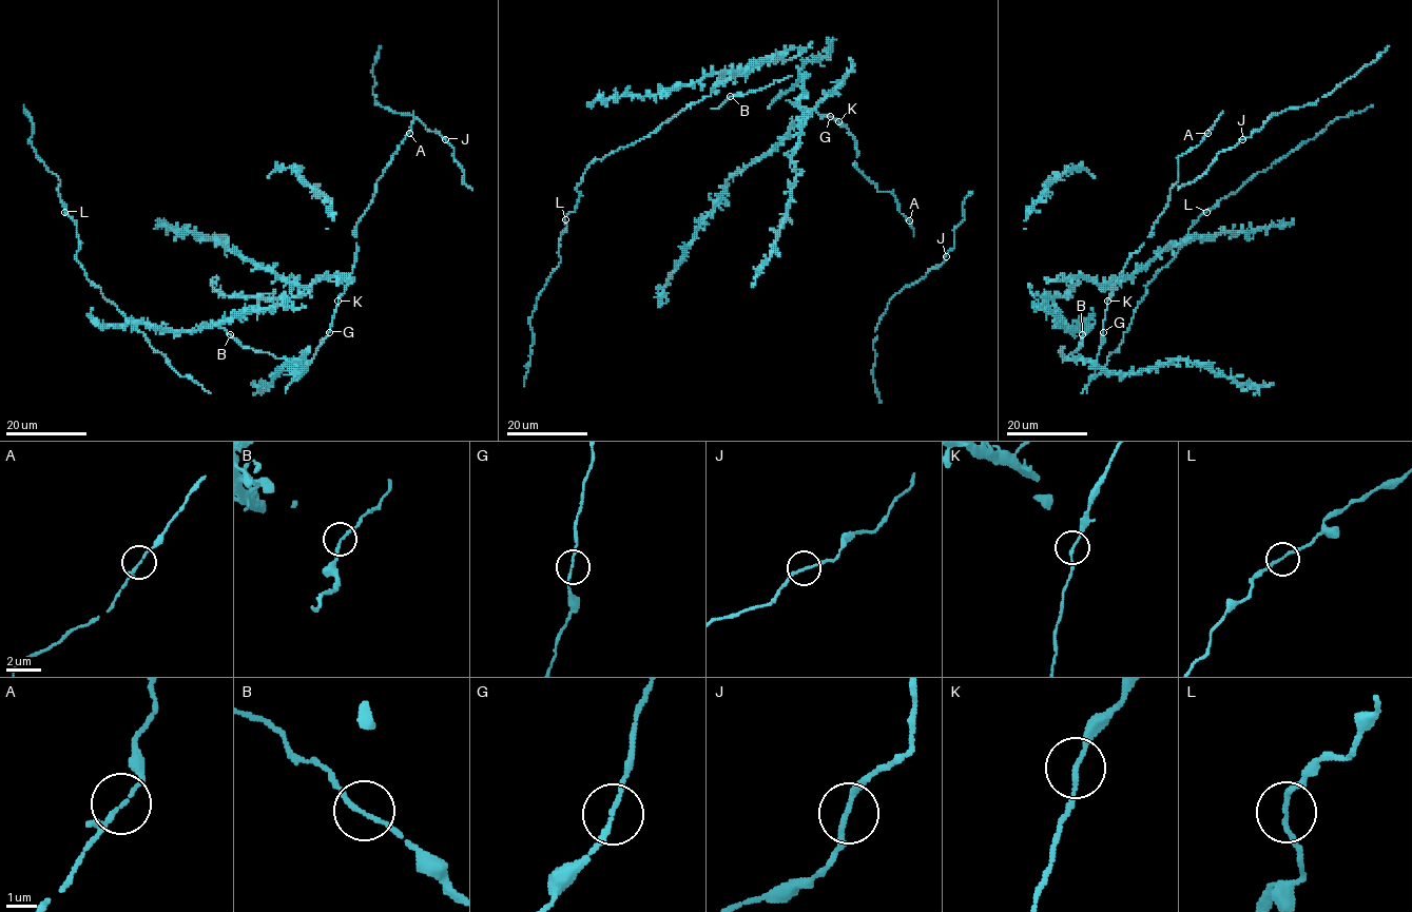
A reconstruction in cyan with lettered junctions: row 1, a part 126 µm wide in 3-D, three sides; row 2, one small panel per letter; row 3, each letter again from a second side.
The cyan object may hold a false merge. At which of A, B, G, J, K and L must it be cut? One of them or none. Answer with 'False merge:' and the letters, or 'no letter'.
False merge: no letter

